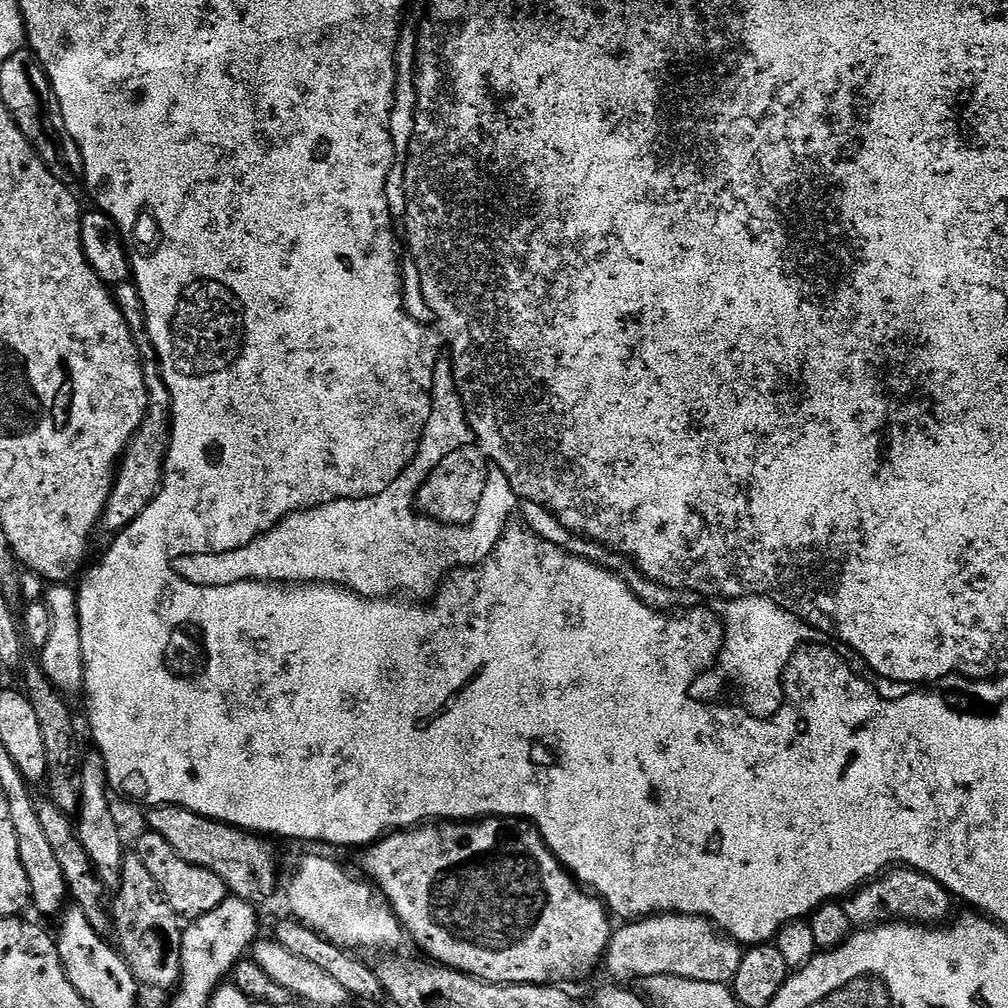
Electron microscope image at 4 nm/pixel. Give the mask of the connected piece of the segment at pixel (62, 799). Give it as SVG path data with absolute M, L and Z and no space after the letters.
M25 663L22 668L24 674L23 691L38 713L38 726L42 726L42 743L46 746L46 766L48 779L46 781L47 795L52 804L58 806L67 814L80 811L80 795L82 794L82 774L79 767L82 763L80 744L75 740L76 724L72 721L72 712L68 709L69 701L44 677L44 671L39 663Z

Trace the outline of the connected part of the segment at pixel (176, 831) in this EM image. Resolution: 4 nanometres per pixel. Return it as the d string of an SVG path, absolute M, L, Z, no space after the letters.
M158 804L149 807L146 812L147 831L162 834L166 842L178 854L178 858L186 858L194 866L202 866L206 870L214 870L222 882L226 882L229 893L243 900L248 900L257 906L263 905L263 900L268 900L276 892L276 852L271 848L267 839L256 834L249 834L242 828L232 828L223 824L221 820L211 820L205 816L199 816L197 812L186 810L177 804Z

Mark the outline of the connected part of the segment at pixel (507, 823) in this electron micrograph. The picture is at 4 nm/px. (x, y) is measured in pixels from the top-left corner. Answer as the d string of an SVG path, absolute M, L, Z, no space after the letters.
M490 816L471 822L425 822L415 828L405 828L383 836L375 844L367 845L362 855L364 855L365 872L363 875L388 901L392 912L400 920L400 927L404 929L410 940L424 947L424 952L428 955L425 957L446 968L495 984L552 984L564 982L560 980L576 980L583 968L592 968L604 959L604 952L614 931L614 920L608 909L604 907L604 901L576 883L572 873L548 849L536 825L523 818Z

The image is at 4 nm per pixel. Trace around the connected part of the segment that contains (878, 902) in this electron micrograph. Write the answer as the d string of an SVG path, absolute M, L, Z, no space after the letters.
M907 866L893 867L863 888L857 888L851 898L843 901L846 915L857 929L893 922L940 926L953 915L952 904L954 898L937 880Z

